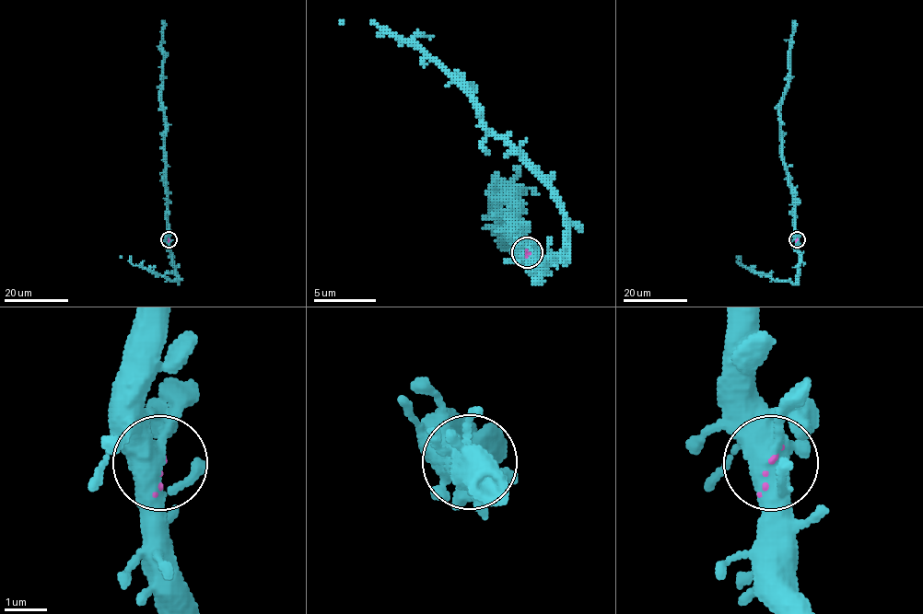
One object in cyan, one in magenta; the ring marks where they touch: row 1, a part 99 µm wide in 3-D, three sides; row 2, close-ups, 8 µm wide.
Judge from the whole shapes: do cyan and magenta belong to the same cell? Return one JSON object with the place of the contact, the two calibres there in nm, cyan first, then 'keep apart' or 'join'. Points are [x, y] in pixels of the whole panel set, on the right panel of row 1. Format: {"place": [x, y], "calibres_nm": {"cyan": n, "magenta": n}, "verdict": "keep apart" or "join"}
{"place": [797, 239], "calibres_nm": {"cyan": 500, "magenta": 60}, "verdict": "join"}

